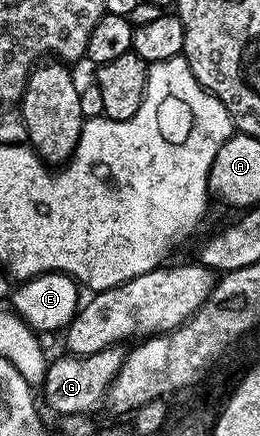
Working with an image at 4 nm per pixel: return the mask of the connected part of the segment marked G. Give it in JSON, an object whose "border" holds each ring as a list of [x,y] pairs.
{"border":[[[118,345],[99,349],[99,353],[90,355],[62,354],[62,359],[53,359],[45,374],[43,392],[49,407],[64,417],[85,417],[97,406],[106,402],[109,386],[115,381],[126,357],[126,348]]]}

